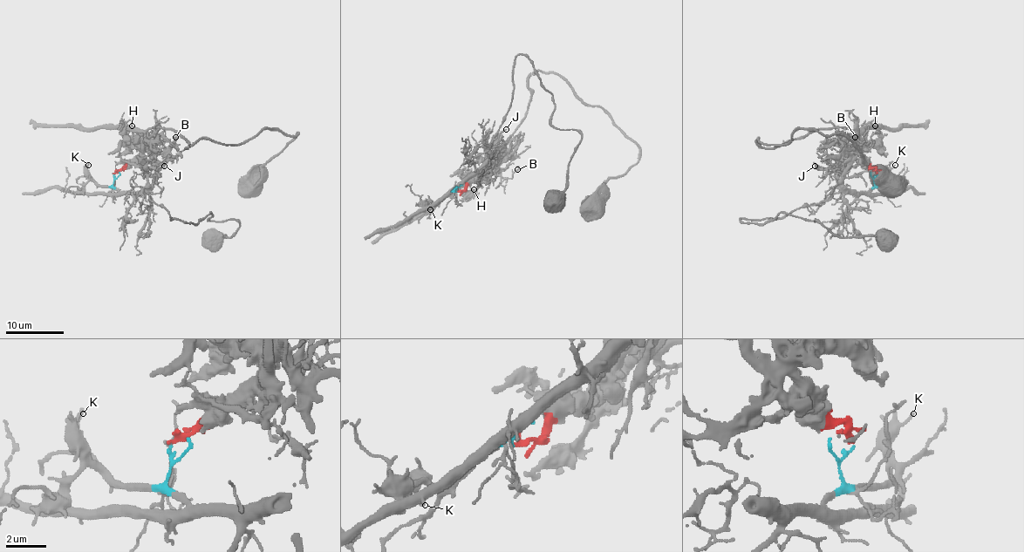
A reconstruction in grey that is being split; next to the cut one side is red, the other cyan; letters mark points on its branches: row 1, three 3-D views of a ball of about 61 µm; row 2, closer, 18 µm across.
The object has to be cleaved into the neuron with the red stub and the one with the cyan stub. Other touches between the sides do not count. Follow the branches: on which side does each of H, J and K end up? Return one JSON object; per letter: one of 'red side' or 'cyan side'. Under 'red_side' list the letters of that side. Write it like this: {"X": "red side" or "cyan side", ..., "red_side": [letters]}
{"H": "red side", "J": "red side", "K": "cyan side", "red_side": ["H", "J"]}

